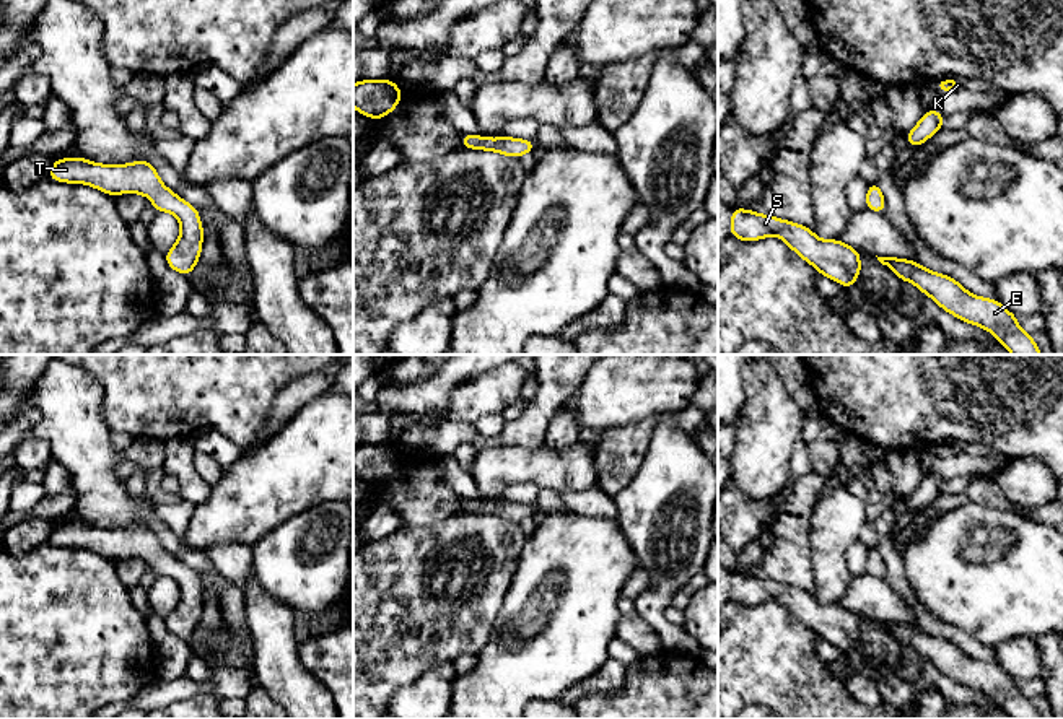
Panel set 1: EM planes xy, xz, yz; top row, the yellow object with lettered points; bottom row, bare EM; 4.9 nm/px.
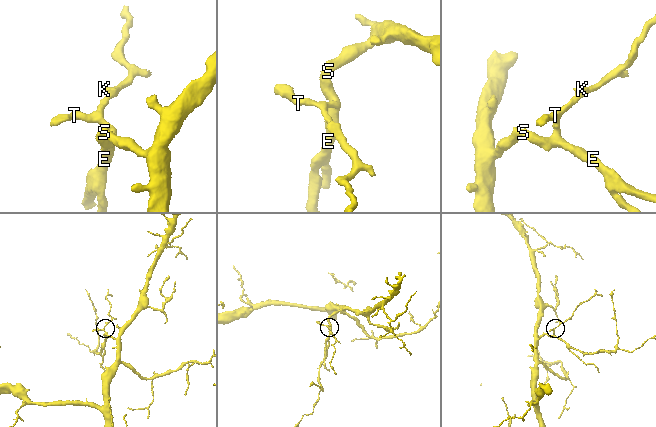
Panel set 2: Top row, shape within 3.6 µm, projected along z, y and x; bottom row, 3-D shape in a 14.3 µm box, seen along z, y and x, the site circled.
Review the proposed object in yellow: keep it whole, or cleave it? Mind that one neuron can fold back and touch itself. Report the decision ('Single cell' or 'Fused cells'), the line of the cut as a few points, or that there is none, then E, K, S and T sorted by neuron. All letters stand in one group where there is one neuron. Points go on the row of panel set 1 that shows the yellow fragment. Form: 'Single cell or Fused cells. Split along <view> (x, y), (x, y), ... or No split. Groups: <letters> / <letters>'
Single cell. No split. Groups: E K S T

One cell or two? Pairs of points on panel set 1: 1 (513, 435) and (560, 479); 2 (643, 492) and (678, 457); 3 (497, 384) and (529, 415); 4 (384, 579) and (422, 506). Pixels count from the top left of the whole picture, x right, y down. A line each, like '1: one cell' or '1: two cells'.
1: two cells
2: one cell
3: two cells
4: two cells

